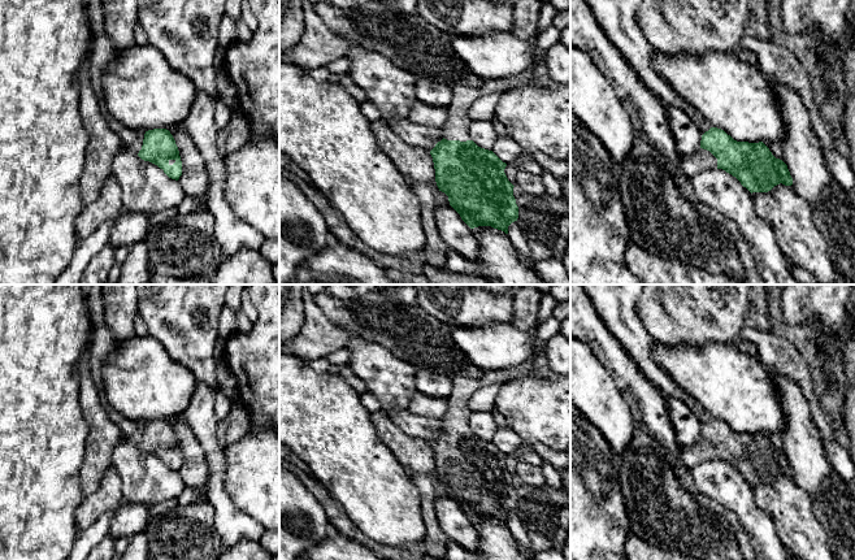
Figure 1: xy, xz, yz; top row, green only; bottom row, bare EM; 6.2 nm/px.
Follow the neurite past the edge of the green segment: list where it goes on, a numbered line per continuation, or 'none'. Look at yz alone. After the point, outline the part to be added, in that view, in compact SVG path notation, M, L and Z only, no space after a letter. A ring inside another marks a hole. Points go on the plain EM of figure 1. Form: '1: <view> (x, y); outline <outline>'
1: yz (702, 451); outline M699 439L690 447L680 444L677 455L687 468L693 468L703 461L717 460L717 450L703 439Z

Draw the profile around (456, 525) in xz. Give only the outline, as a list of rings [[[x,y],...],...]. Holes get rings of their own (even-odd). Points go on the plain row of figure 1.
[[[450,496],[437,498],[435,517],[439,528],[461,548],[478,552],[478,531],[472,520],[461,511],[460,505]]]

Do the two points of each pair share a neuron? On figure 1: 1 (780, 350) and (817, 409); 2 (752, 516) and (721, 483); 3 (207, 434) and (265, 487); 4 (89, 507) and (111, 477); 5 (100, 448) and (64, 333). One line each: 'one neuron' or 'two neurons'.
1: one neuron
2: one neuron
3: two neurons
4: one neuron
5: two neurons

